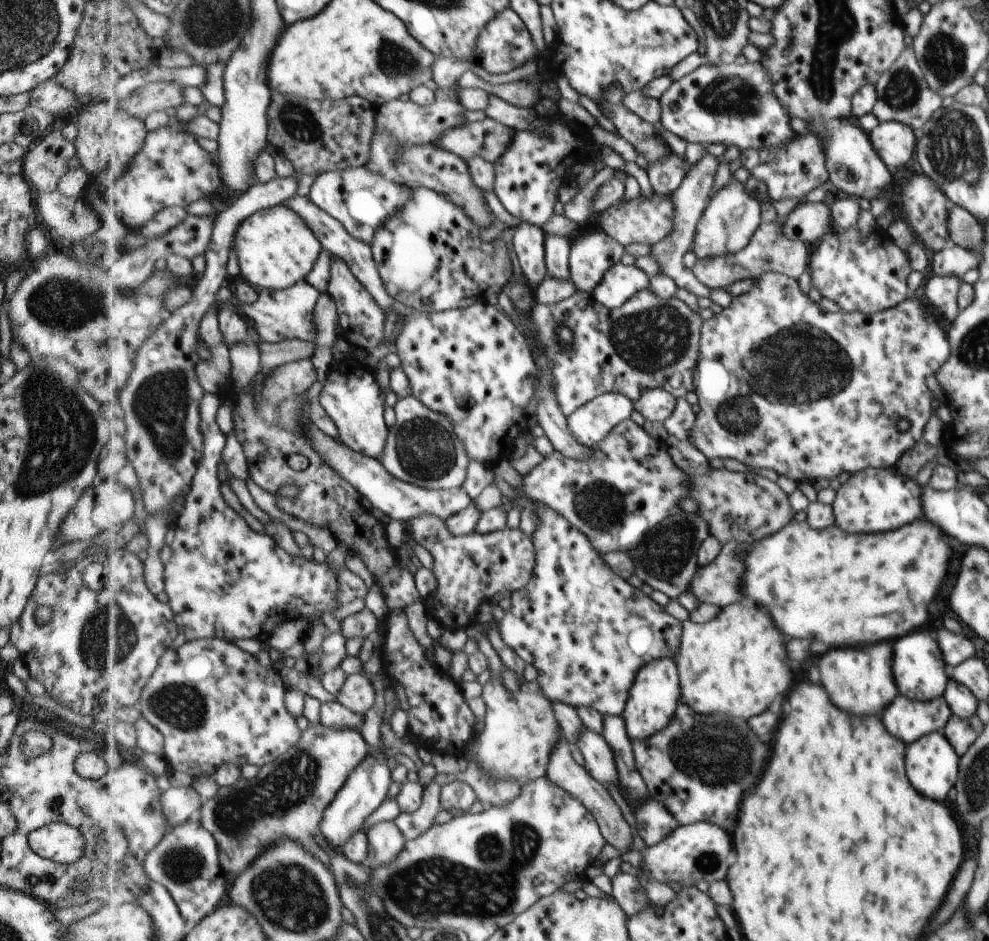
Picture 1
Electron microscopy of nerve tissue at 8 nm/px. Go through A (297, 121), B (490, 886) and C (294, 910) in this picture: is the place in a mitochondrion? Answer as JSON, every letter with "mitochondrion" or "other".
{"A":"mitochondrion","B":"mitochondrion","C":"mitochondrion"}

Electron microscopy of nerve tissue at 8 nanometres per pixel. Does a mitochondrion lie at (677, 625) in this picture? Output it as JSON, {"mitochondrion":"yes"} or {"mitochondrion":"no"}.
{"mitochondrion":"no"}

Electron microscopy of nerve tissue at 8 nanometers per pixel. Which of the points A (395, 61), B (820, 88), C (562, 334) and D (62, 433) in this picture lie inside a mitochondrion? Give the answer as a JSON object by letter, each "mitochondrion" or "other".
{"A":"mitochondrion","B":"mitochondrion","C":"mitochondrion","D":"mitochondrion"}

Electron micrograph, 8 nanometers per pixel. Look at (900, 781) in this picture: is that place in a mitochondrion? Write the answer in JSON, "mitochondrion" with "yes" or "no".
{"mitochondrion":"no"}

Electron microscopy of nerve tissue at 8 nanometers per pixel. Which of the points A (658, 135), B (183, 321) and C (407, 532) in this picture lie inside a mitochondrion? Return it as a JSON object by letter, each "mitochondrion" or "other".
{"A":"other","B":"other","C":"other"}

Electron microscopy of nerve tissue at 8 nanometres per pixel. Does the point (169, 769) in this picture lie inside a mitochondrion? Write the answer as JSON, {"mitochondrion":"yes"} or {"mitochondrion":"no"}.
{"mitochondrion":"no"}

